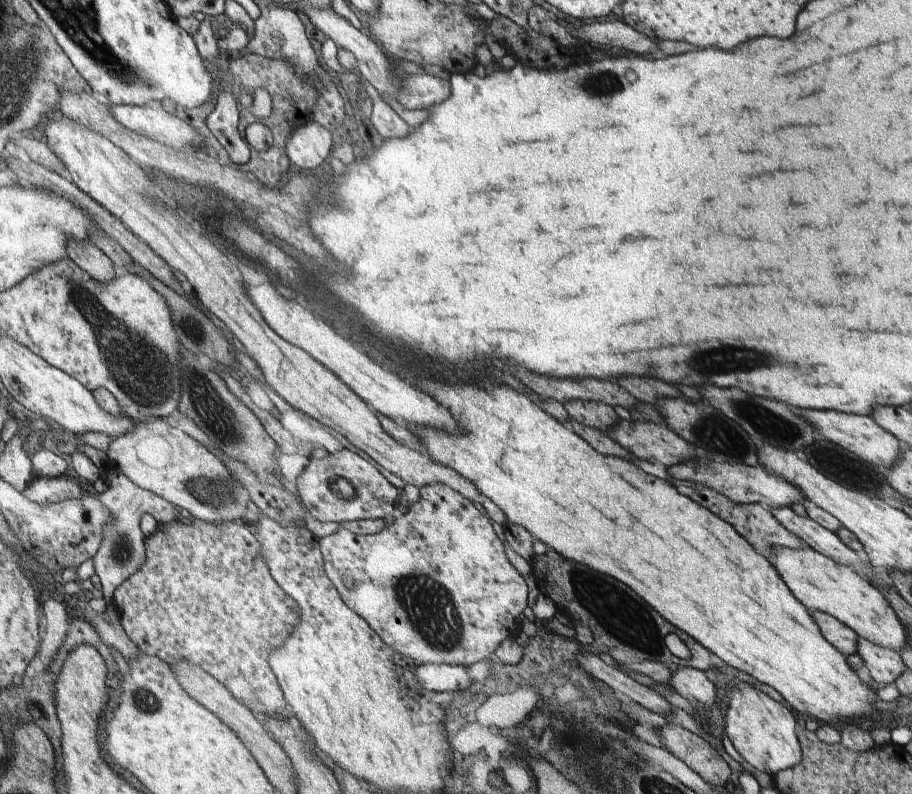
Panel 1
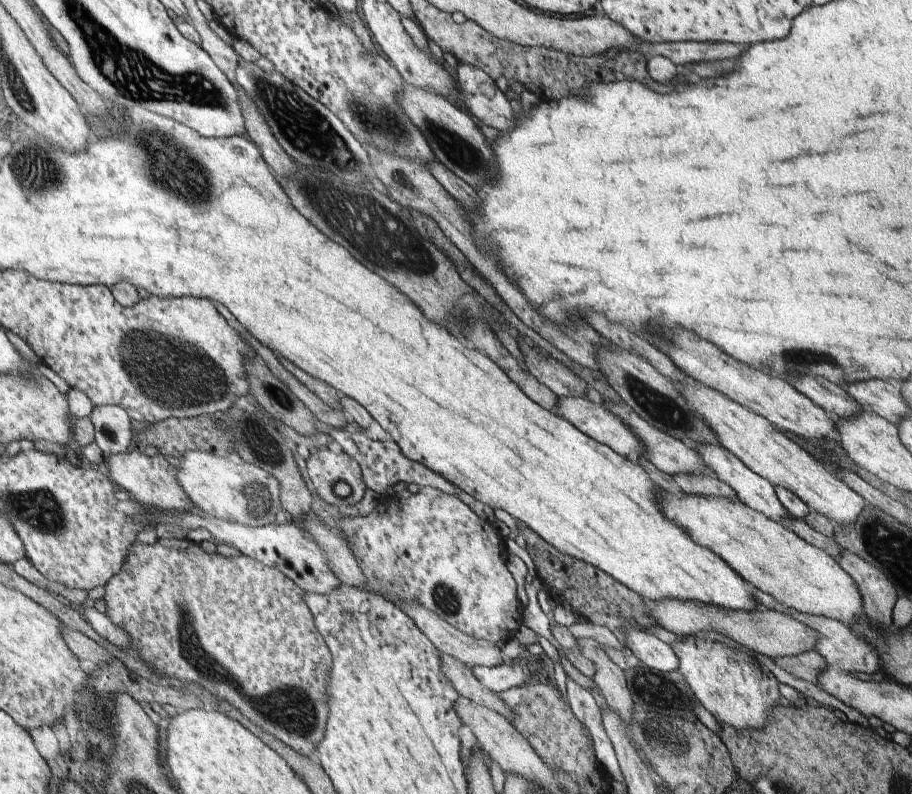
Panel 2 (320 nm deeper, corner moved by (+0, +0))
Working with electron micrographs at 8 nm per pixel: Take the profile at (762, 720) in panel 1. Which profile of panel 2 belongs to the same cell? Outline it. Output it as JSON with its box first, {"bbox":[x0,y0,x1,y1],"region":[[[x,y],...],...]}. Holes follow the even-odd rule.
{"bbox":[671,637,780,729],"region":[[[682,637],[671,645],[678,657],[677,671],[688,683],[697,700],[720,724],[737,729],[763,729],[767,716],[780,700],[779,682],[750,652],[704,637]]]}

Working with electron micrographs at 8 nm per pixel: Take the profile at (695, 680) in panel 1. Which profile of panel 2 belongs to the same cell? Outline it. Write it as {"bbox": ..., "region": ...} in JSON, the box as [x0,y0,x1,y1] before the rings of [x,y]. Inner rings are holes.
{"bbox":[623,627,679,672],"region":[[[626,627],[623,635],[625,647],[632,650],[641,664],[662,672],[677,670],[679,660],[669,644],[636,627]]]}

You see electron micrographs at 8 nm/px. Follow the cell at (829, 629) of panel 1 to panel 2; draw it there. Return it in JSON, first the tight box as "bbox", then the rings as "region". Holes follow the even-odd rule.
{"bbox":[646,598,818,658],"region":[[[663,598],[659,601],[646,602],[655,622],[664,630],[669,630],[682,637],[690,637],[698,632],[714,630],[738,642],[743,648],[749,648],[754,653],[766,654],[770,658],[777,656],[791,657],[796,655],[811,656],[818,633],[799,620],[786,613],[772,609],[756,608],[751,611],[721,609],[719,606],[705,605],[698,601],[683,601],[680,599]]]}

